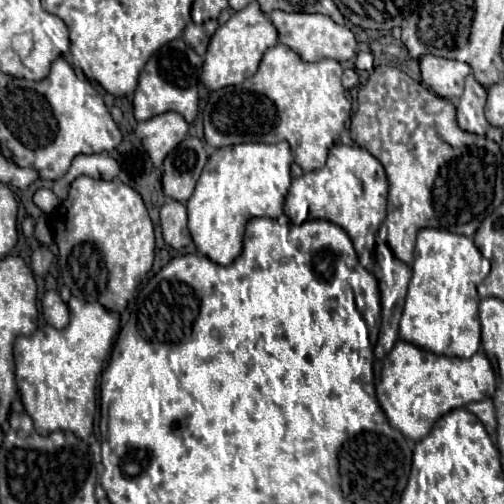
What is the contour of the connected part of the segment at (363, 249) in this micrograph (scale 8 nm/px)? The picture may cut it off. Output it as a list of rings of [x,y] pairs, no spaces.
[[[333,145],[329,149],[327,165],[319,171],[295,177],[285,197],[285,215],[293,223],[299,225],[311,219],[325,219],[345,229],[355,245],[359,263],[363,267],[375,265],[373,257],[375,235],[385,219],[385,211],[387,211],[387,177],[383,165],[369,151],[349,145]]]

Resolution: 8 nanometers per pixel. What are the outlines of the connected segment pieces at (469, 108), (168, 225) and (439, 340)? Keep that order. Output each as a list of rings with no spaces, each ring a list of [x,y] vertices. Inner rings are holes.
[[[473,75],[465,79],[465,91],[459,99],[457,105],[457,123],[463,131],[475,133],[475,135],[485,135],[489,129],[489,123],[485,119],[485,89],[475,81]]]
[[[169,199],[161,207],[161,231],[165,243],[173,249],[183,249],[191,243],[191,235],[187,229],[187,209],[183,203]]]
[[[421,229],[416,237],[413,277],[399,322],[399,338],[425,351],[445,357],[471,357],[481,347],[481,323],[477,321],[477,283],[483,255],[471,237]]]

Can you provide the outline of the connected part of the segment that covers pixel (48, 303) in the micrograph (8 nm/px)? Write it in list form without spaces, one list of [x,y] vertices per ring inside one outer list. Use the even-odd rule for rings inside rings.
[[[47,291],[43,301],[41,301],[41,311],[43,311],[43,317],[49,325],[57,327],[57,329],[63,329],[67,327],[69,323],[69,309],[67,309],[67,303],[61,301],[59,293],[57,291]]]

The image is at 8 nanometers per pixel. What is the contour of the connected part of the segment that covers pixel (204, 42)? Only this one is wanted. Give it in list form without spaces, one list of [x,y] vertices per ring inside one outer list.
[[[189,23],[185,27],[183,39],[185,39],[185,43],[189,43],[189,47],[193,47],[193,51],[197,51],[197,55],[201,55],[201,57],[205,55],[207,45],[209,45],[209,35],[205,33],[205,27],[203,25]]]

